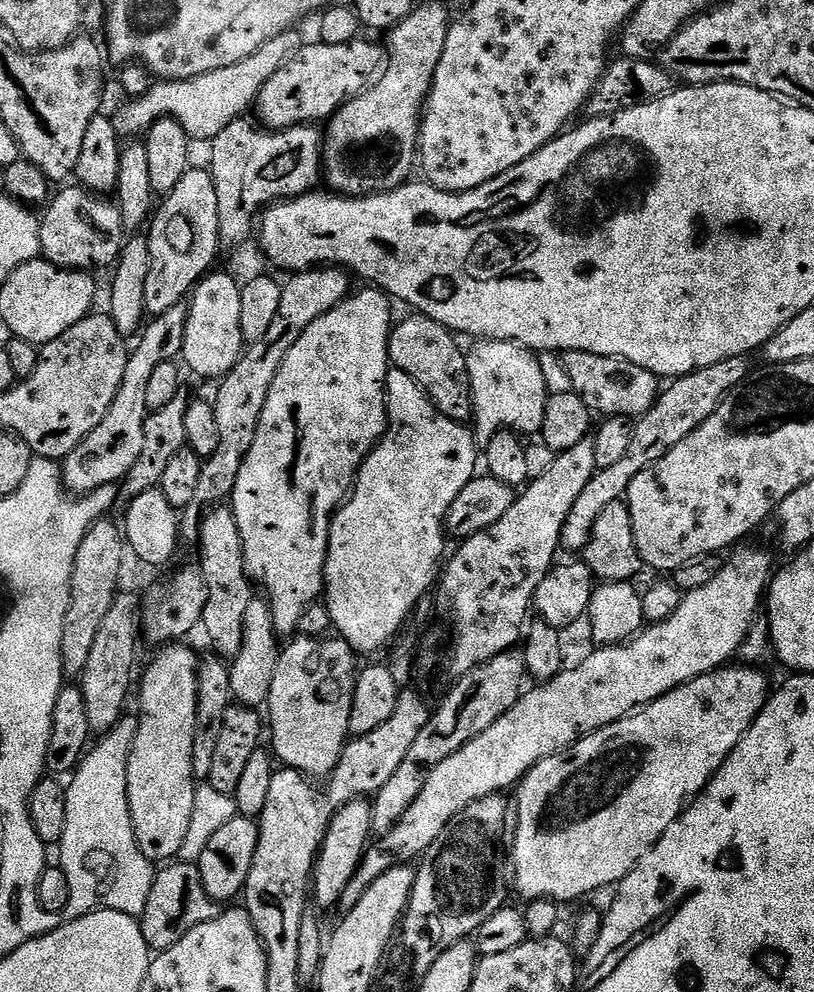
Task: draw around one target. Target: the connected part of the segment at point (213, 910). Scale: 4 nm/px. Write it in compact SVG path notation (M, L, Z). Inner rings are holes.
M176 860L161 868L155 873L148 901L139 917L143 938L154 952L161 952L176 945L194 926L212 921L220 916L222 911L221 905L206 894L197 863Z

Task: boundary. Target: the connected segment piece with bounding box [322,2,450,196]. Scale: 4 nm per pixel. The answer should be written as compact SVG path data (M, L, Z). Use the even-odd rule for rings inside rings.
M421 2L416 9L410 13L405 20L398 22L398 26L394 26L387 33L386 39L386 67L383 69L382 75L367 90L347 100L344 105L336 111L327 121L326 131L322 136L322 180L333 193L341 196L373 196L375 192L389 192L395 188L401 188L403 184L409 183L413 179L412 171L418 168L418 153L420 151L420 130L422 125L422 117L428 102L428 95L432 93L432 79L438 70L438 62L442 62L442 50L446 50L446 36L448 34L448 26L450 23L450 15L440 4L428 4Z

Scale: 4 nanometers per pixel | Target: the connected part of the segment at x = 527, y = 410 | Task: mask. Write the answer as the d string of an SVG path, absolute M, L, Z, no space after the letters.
M480 340L477 345L468 356L475 431L484 438L505 430L539 433L550 395L546 378L542 378L539 355L515 340Z

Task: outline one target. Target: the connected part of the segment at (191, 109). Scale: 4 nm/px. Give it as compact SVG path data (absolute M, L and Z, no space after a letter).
M289 30L278 34L278 38L270 38L266 46L258 46L250 58L242 58L242 62L234 62L234 66L222 66L222 70L214 70L206 74L198 74L189 80L170 80L156 82L142 96L129 99L128 105L120 112L118 124L128 134L144 134L162 118L170 117L180 123L186 134L196 142L215 140L230 122L241 119L244 112L253 107L256 95L270 82L270 74L278 70L287 60L302 47L299 31Z

